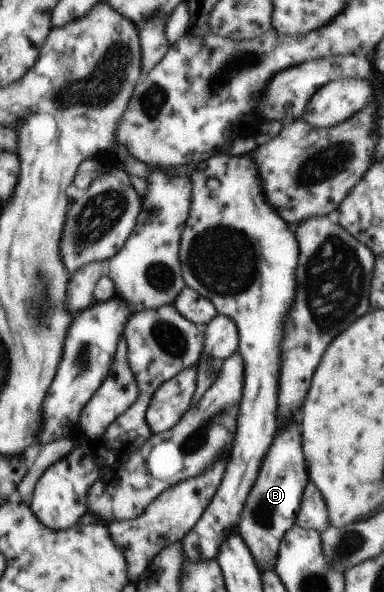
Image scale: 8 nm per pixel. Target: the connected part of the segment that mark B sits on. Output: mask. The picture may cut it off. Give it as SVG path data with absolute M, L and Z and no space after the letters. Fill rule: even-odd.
M298 423L288 425L288 429L282 429L276 441L272 443L264 465L260 469L260 477L256 479L256 485L252 487L252 493L248 495L248 505L244 507L244 513L240 515L238 533L244 539L248 549L252 551L252 557L260 571L275 571L277 555L280 544L288 529L296 523L296 515L300 511L302 493L308 485L302 445L300 445L300 433Z

